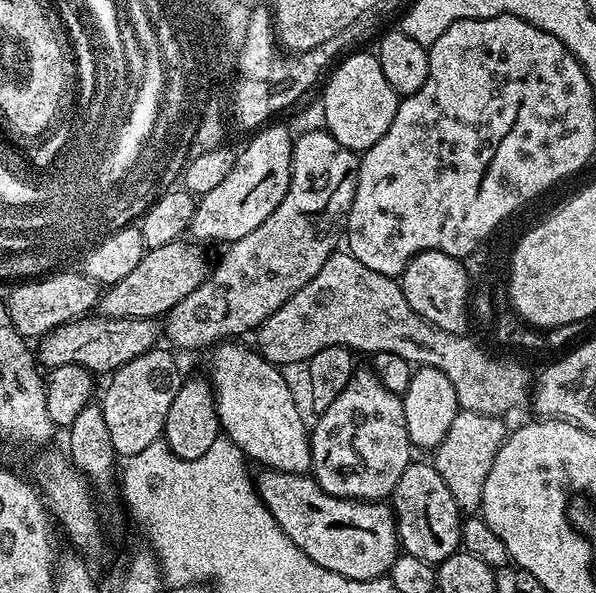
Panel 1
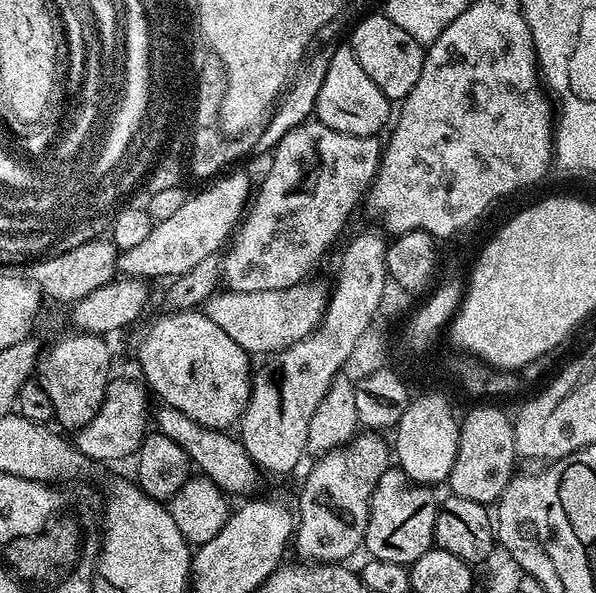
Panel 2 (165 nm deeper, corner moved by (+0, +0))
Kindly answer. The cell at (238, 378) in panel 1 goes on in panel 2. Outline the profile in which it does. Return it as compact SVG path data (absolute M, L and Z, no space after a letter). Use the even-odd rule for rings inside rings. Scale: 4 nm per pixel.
M200 310L186 312L169 311L169 316L156 320L144 332L140 345L136 348L136 360L140 363L139 375L143 383L153 393L161 396L163 403L169 408L182 410L186 418L194 418L207 428L231 429L239 425L248 405L248 396L252 393L252 377L254 364L251 364L249 353L245 352L222 326L217 326L209 316Z

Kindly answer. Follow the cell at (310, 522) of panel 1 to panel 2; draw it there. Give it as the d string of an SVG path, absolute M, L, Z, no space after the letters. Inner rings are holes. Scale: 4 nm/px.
M160 406L157 412L155 409L154 428L155 431L166 434L166 438L174 438L174 442L178 442L182 450L186 450L188 459L193 465L208 479L213 480L221 492L229 497L240 496L239 498L248 498L255 493L252 491L259 486L261 473L250 458L250 454L246 454L242 442L231 431L207 428L194 422L194 418L186 418L182 410L167 406Z

